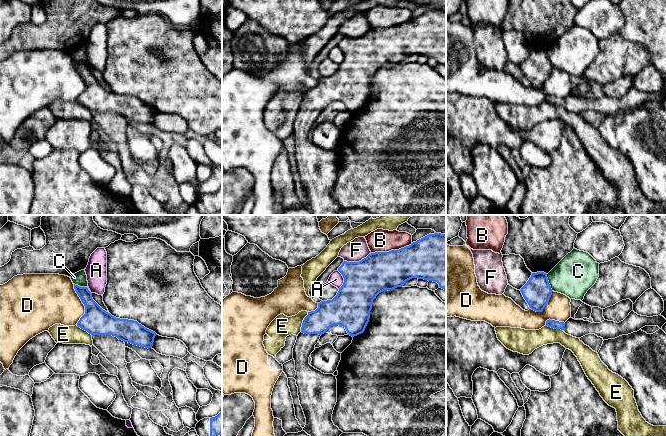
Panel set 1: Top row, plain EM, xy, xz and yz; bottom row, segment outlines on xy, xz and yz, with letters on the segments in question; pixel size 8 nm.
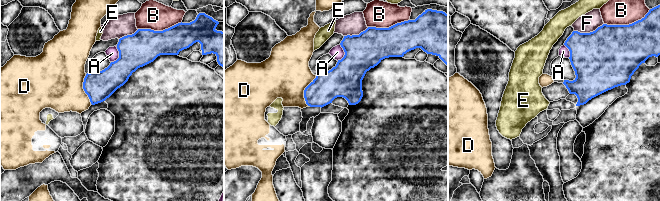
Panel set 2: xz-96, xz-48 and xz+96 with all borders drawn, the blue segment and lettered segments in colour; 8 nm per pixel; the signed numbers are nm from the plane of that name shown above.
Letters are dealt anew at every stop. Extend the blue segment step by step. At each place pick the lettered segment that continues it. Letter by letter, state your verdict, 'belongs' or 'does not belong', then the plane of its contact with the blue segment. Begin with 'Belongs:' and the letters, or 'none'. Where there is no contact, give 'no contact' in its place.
Belongs: none
A: does not belong | xz
B: does not belong | xz
C: does not belong | xy
D: does not belong | xy
E: does not belong | xz
F: does not belong | xz

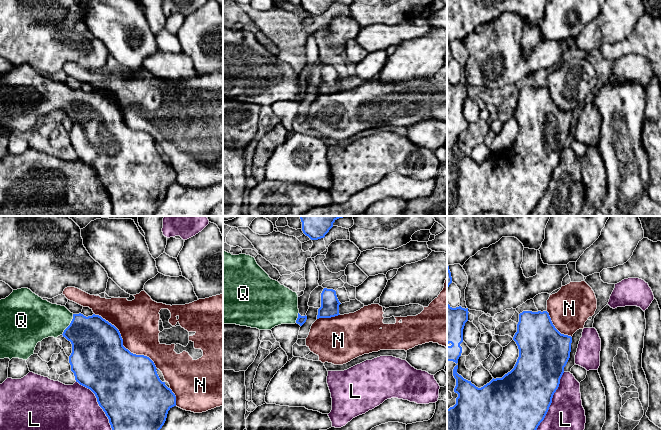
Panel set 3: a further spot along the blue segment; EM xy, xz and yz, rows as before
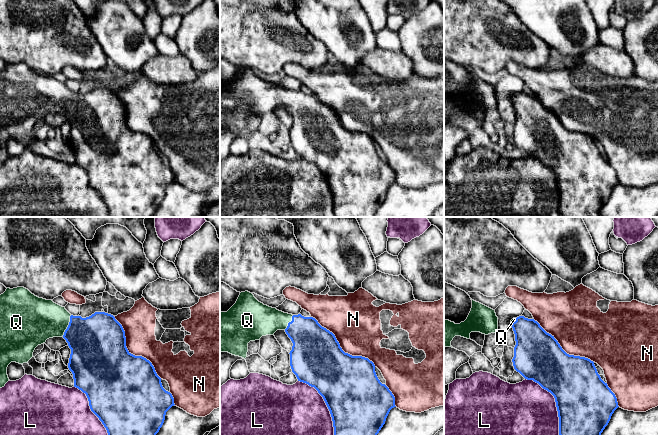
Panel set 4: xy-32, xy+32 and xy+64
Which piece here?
Belongs: Q
L: does not belong | yz
N: does not belong | xy
Q: belongs | xy

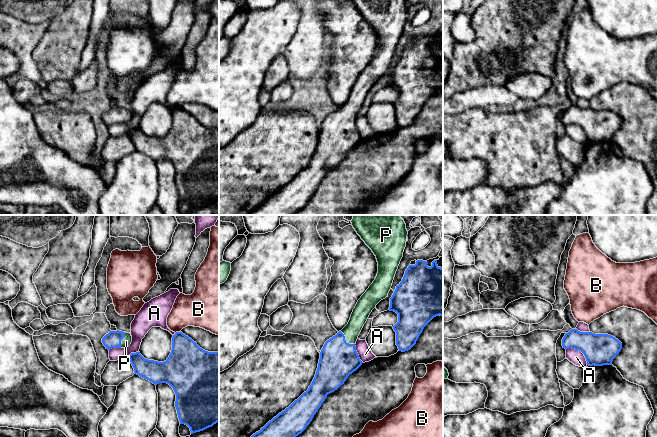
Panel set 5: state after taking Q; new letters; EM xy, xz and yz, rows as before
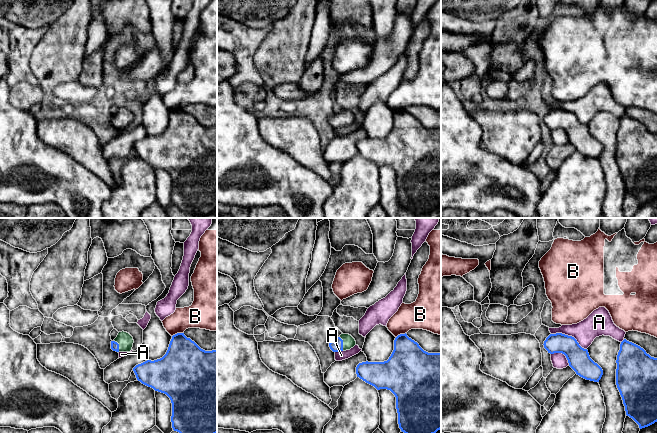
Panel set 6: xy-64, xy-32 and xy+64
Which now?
Belongs: P
A: does not belong | yz
B: does not belong | xy
P: belongs | xz

